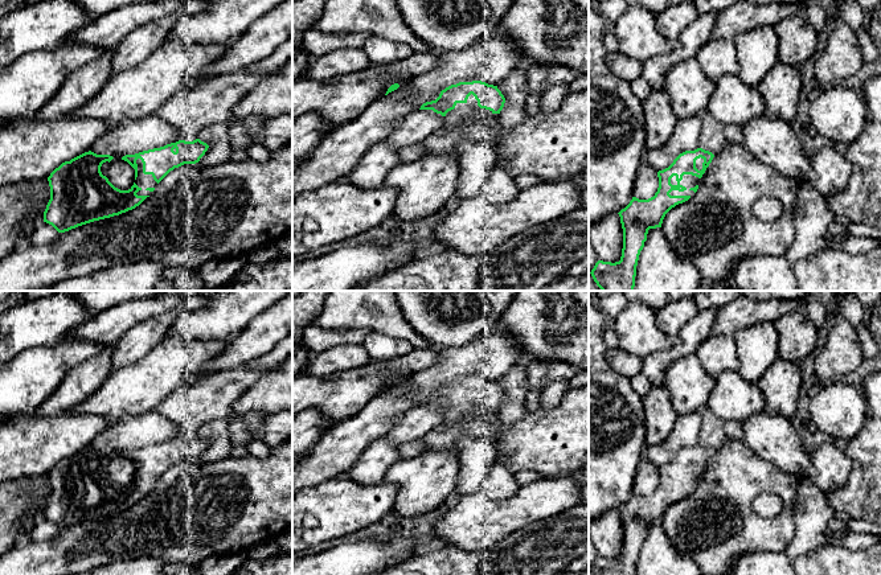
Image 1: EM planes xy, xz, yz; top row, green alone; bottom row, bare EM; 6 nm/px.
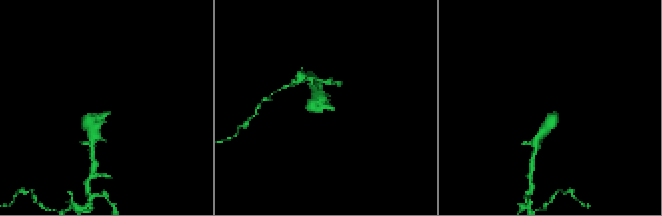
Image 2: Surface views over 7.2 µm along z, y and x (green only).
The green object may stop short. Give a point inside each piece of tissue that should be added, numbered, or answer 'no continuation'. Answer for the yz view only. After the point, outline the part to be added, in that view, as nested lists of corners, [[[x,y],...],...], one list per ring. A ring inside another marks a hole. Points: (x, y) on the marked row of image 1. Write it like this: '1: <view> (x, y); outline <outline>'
1: yz (689, 181); outline [[[684,174],[683,180],[680,181],[680,185],[685,186],[687,189],[684,192],[672,190],[671,196],[694,196],[694,192],[692,190],[696,185],[698,185],[700,178],[692,174]]]

